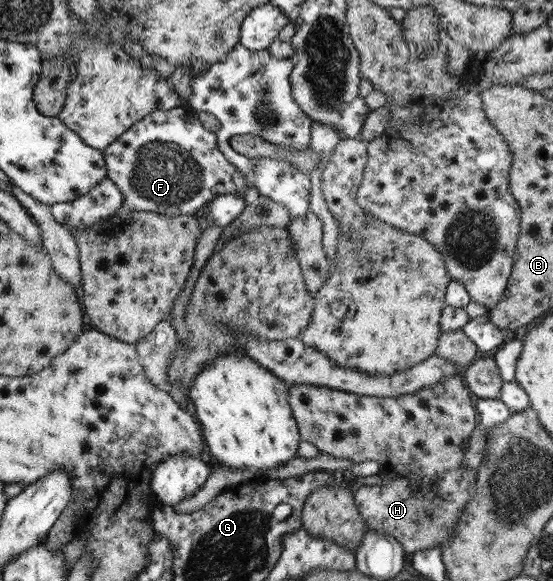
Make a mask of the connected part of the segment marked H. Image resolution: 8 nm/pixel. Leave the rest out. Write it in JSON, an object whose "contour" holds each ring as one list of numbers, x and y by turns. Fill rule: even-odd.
{"contour":[[452,375,451,377,444,378,444,381,436,384,430,384,416,390,409,394,402,394,396,397,379,398,374,396,365,396,353,394,350,392,325,388,322,386,314,386,311,384,288,384,288,392,286,392,286,401,290,405,292,417,296,421,299,438,312,443,321,452,332,457,340,457,340,459,348,459,352,463,362,463,362,461,376,461,379,465,379,472,383,477,383,485,360,485,353,493,353,503,359,515,364,517,368,524,374,526,382,533,388,533,400,543,406,556,410,557,415,551,422,551,422,549,432,549,432,547,442,548,442,543,446,543,448,539,452,539,452,527,456,525,456,519,460,519,461,512,465,509,468,499,472,499,473,488,476,487,476,467,473,468,469,464,464,466,462,464,462,447,466,445,468,437,474,427,478,424,477,413,474,407,474,396,471,391,462,382,460,377]]}

